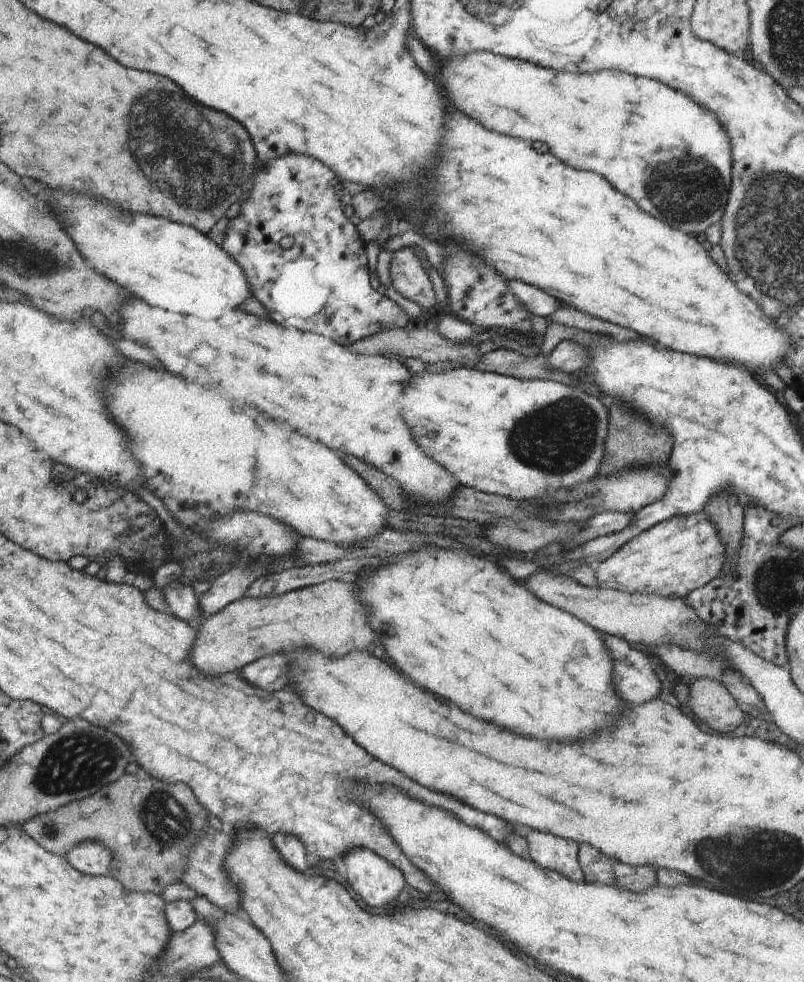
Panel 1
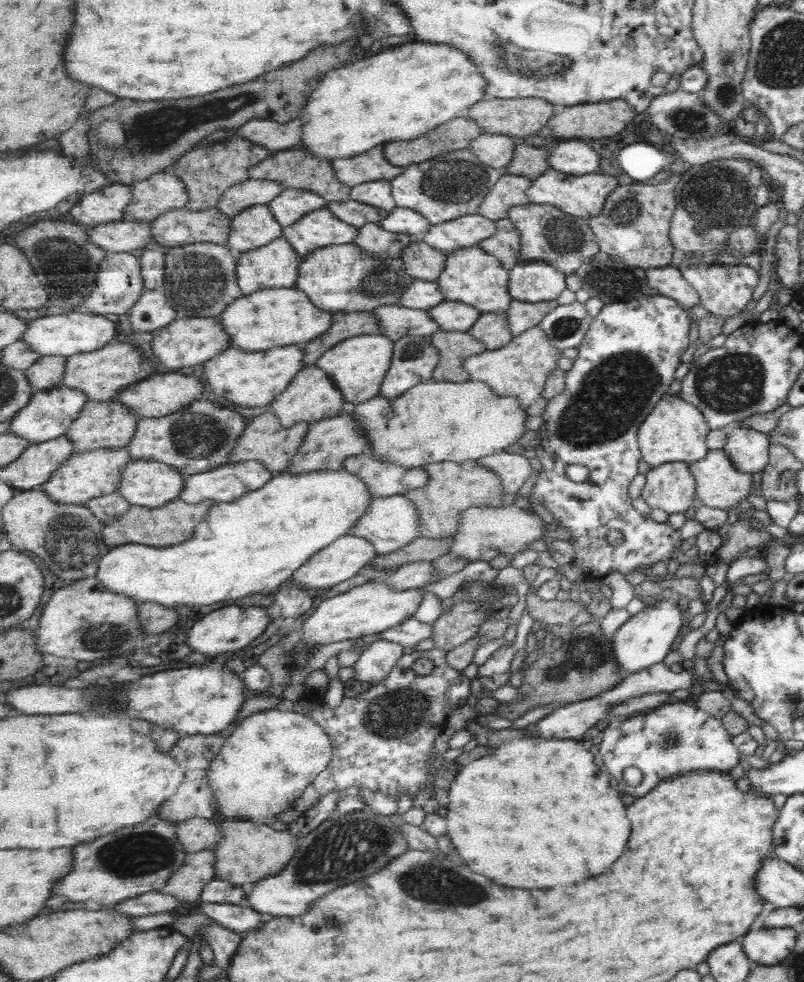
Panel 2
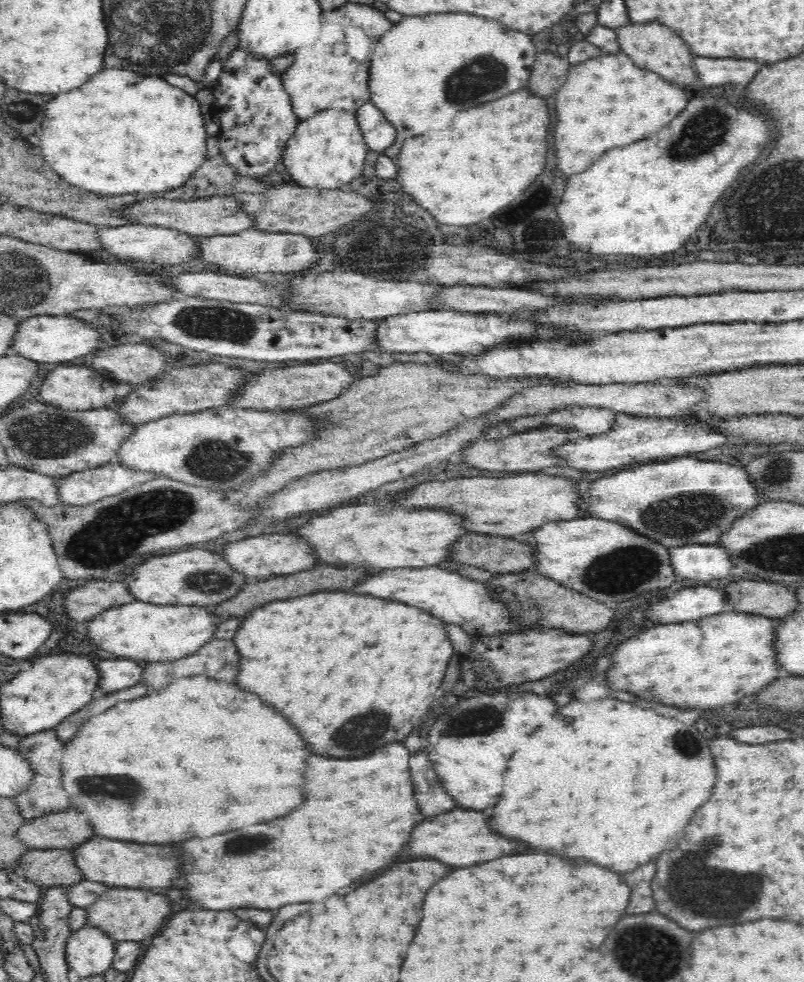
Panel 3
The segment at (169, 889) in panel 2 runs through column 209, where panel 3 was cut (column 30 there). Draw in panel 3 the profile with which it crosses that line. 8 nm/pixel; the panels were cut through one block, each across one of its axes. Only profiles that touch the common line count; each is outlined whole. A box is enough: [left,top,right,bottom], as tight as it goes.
[16,848,84,888]

